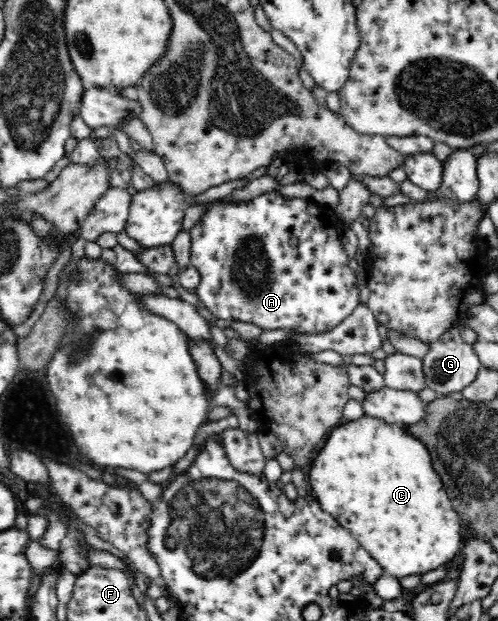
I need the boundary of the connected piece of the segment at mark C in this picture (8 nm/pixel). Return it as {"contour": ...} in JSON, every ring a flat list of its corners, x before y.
{"contour":[[364,413,360,419,343,422,334,433,327,436,326,445,316,452,318,457,312,459,310,473,308,473,308,481,312,485,312,493,314,497,320,501,322,510,326,509,330,515,334,515,336,520,340,522,342,527,346,527,348,531,352,531,352,535,360,541,360,545,372,555,372,559,376,559,376,563,380,565,384,573,390,574,396,579,400,577,410,577,410,575,426,575,439,567,452,566,452,559,456,557,456,553,461,550,462,544,462,520,461,515,454,509,454,504,451,502,450,496,444,489,444,483,440,479,440,475,434,471,432,463,430,463,430,453,427,447,418,441,414,436,410,435,407,429,399,424,386,423,384,419,370,414]]}

